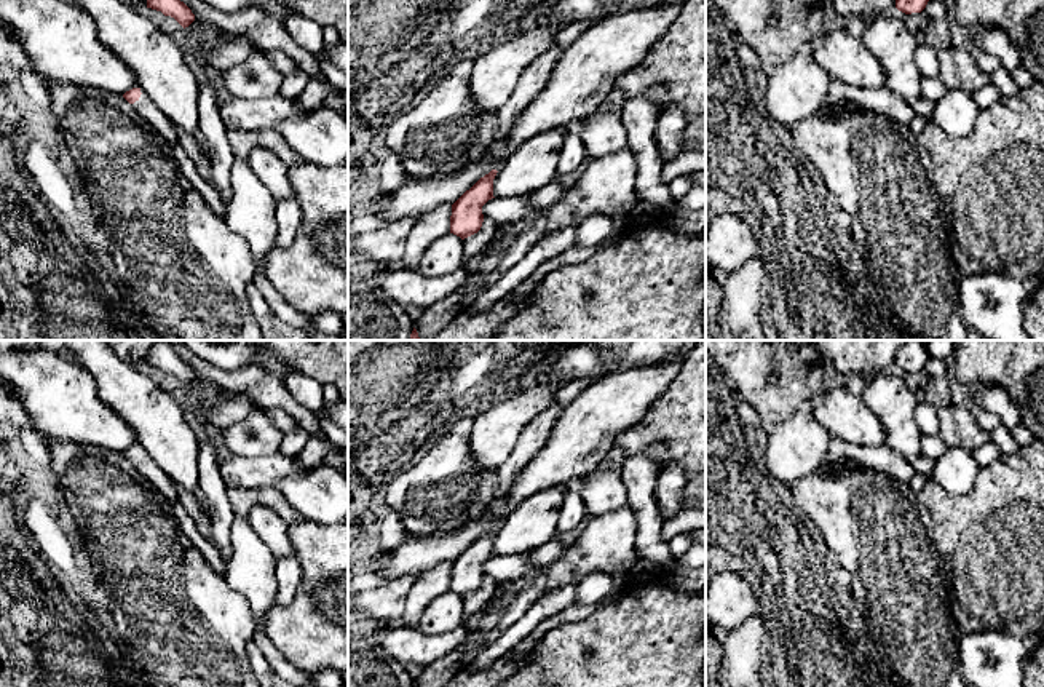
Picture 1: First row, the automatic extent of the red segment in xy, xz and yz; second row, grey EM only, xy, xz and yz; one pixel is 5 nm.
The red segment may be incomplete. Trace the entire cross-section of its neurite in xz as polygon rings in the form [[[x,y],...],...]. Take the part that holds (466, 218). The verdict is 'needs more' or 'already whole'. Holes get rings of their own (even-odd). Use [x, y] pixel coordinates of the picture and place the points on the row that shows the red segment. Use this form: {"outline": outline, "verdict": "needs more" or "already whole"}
{"outline": [[[492,169],[480,177],[452,205],[450,233],[465,240],[480,230],[484,222],[482,206],[495,198],[493,179],[496,173],[496,169]]], "verdict": "already whole"}

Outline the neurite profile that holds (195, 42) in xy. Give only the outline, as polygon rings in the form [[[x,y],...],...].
[[[192,10],[192,13],[195,14],[195,21],[185,27],[187,30],[187,50],[192,51],[193,59],[196,59],[198,62],[201,61],[201,56],[206,53],[209,43],[204,40],[203,37],[203,22],[198,18],[198,14]]]

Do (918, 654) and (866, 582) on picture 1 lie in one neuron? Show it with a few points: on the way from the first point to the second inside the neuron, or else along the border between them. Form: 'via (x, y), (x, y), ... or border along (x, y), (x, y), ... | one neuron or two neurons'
via (918, 636), (883, 599) | one neuron

